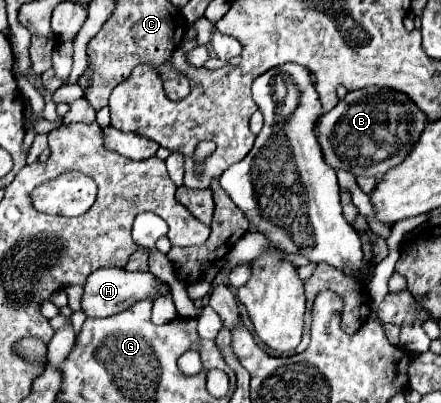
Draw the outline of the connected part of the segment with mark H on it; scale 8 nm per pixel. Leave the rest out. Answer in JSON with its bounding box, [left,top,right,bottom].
[81,267,169,317]

